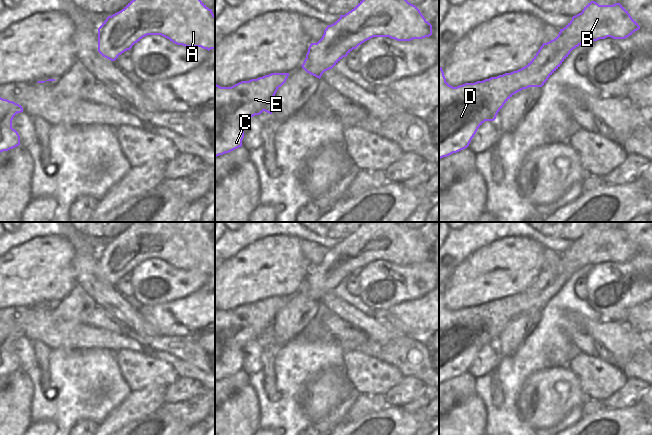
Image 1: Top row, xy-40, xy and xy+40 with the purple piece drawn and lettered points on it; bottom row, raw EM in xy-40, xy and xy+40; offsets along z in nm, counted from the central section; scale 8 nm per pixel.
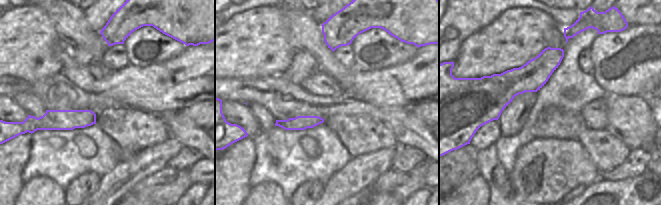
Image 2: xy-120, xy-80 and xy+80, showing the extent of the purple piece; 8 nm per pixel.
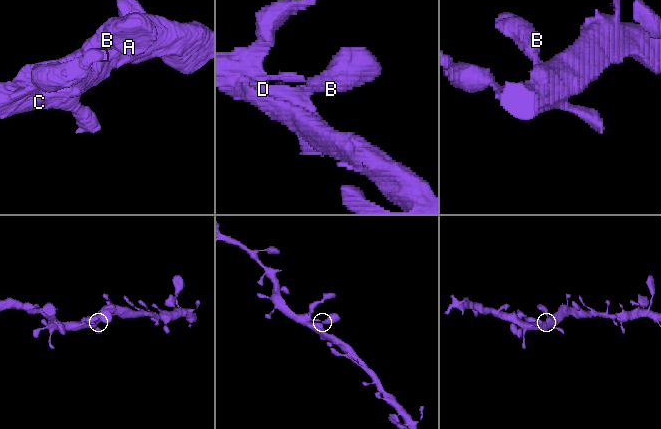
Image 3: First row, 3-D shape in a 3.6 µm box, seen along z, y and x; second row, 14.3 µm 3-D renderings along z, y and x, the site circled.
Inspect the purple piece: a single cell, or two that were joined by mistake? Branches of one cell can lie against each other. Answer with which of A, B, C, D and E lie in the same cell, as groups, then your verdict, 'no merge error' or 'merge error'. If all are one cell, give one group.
A B C D E; no merge error

